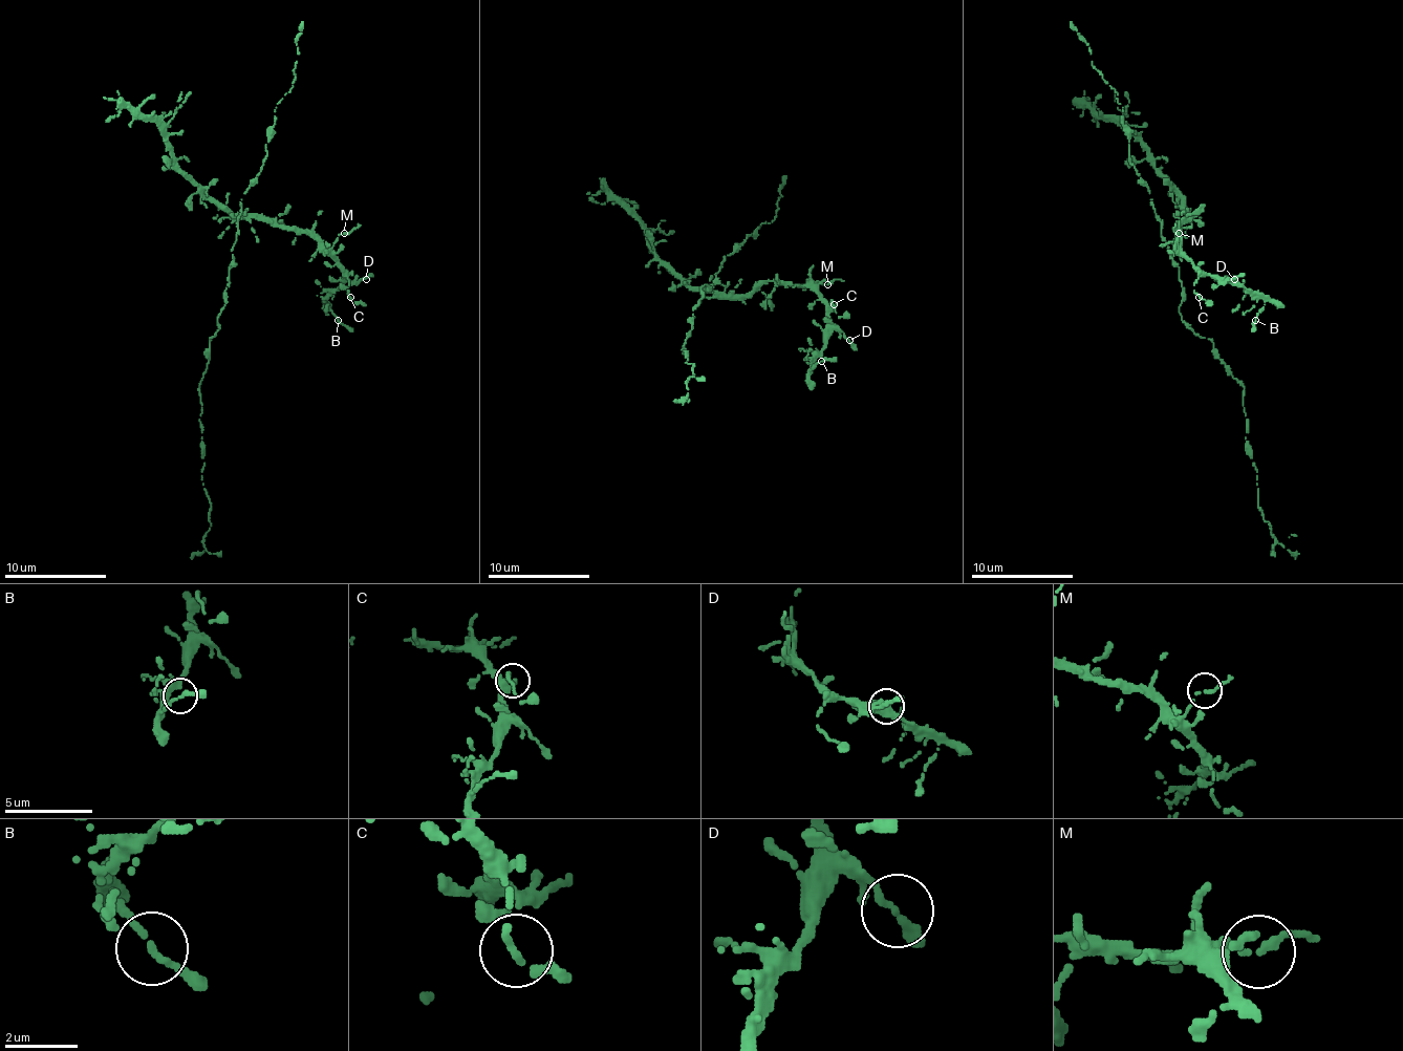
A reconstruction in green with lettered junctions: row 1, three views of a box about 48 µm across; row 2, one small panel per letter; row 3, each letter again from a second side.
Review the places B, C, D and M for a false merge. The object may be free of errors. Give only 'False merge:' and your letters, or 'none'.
False merge: none

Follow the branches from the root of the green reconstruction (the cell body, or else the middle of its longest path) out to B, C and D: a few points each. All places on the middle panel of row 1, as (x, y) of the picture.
B: (711, 286), (721, 265), (727, 294), (770, 281), (808, 286), (826, 306), (826, 340), (808, 370), (821, 361)
C: (711, 286), (721, 265), (716, 279), (727, 294), (785, 281), (834, 304)
D: (711, 286), (721, 265), (716, 279), (727, 283), (727, 294), (752, 294), (770, 281), (808, 286), (849, 340)

